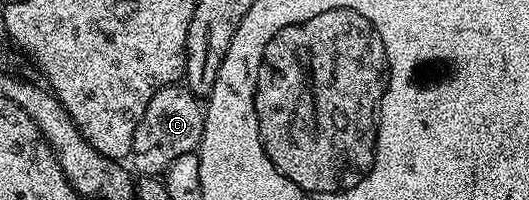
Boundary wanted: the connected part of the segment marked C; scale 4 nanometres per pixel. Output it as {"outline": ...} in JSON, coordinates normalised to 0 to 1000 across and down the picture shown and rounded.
{"outline":[[[325,415],[302,445],[284,500],[268,600],[253,650],[246,775],[246,810],[255,840],[251,855],[261,855],[268,880],[304,875],[336,780],[365,765],[376,735],[384,655],[384,525],[372,475],[342,415]]]}

